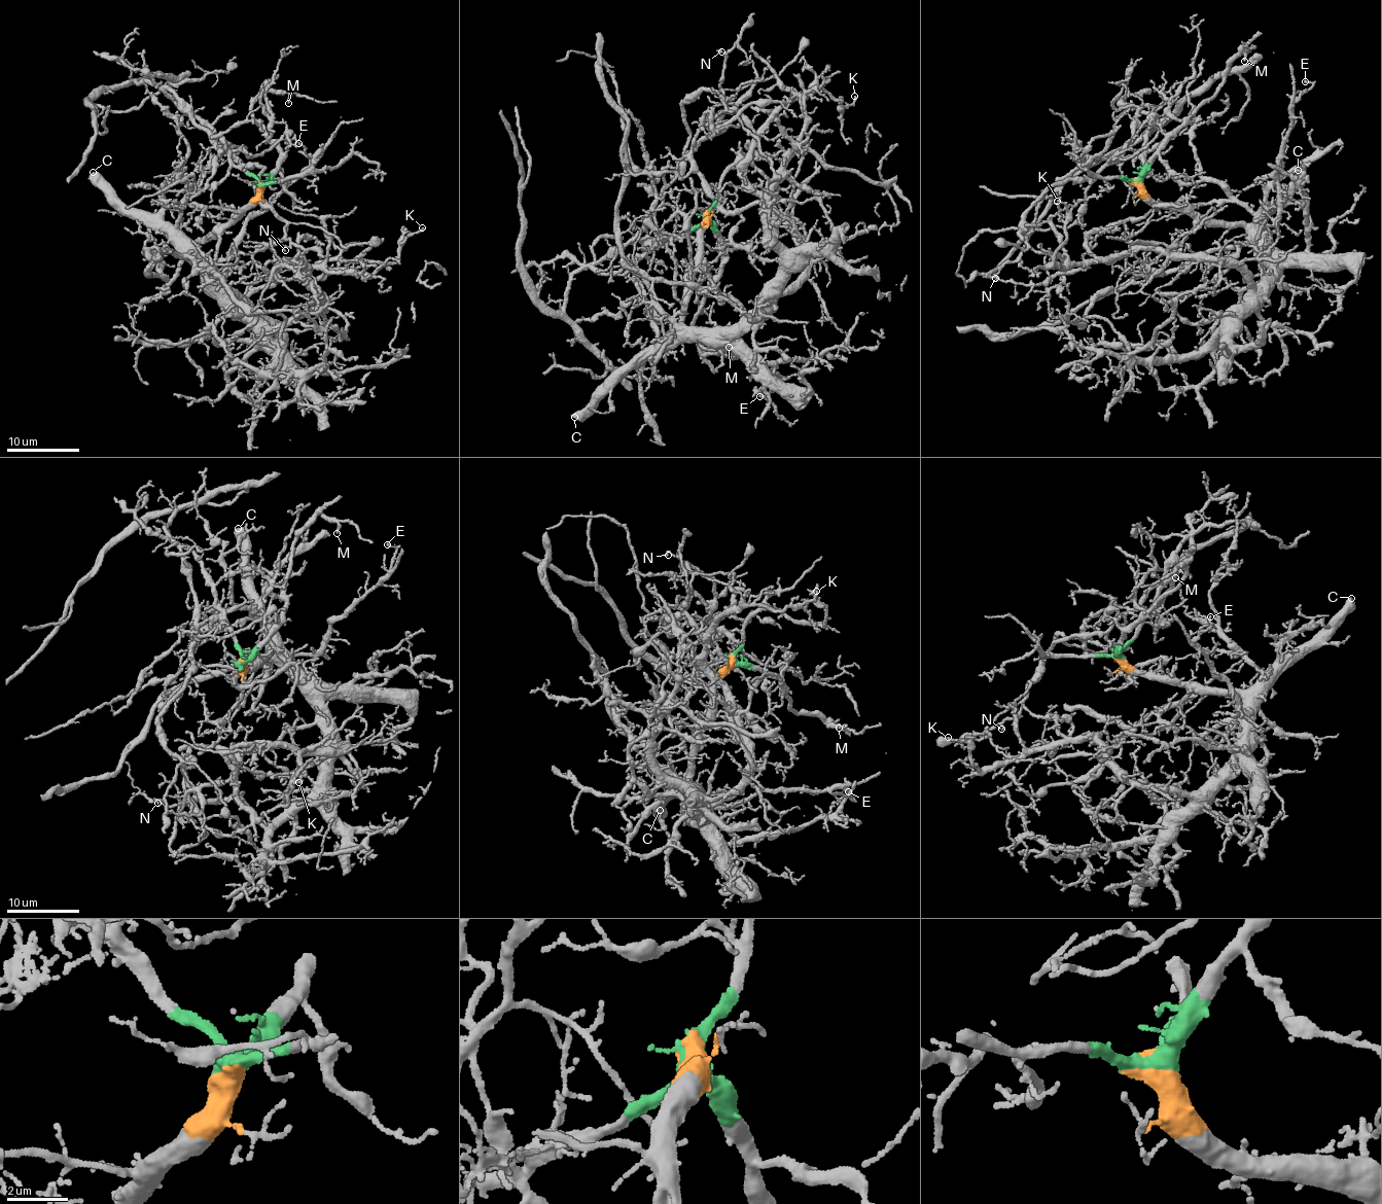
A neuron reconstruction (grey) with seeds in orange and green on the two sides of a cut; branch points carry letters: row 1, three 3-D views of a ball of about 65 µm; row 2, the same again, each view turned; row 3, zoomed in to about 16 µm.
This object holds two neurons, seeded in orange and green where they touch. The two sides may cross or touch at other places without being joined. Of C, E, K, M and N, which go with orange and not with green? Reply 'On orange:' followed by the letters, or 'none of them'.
On orange: C, E, K

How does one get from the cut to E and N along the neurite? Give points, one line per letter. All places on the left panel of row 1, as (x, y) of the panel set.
E: (261, 184), (221, 229), (198, 243), (204, 256), (221, 260), (254, 215), (308, 166), (298, 143)
N: (261, 184), (235, 152), (239, 147), (231, 162), (262, 166), (259, 199), (286, 225), (290, 246), (285, 250)

